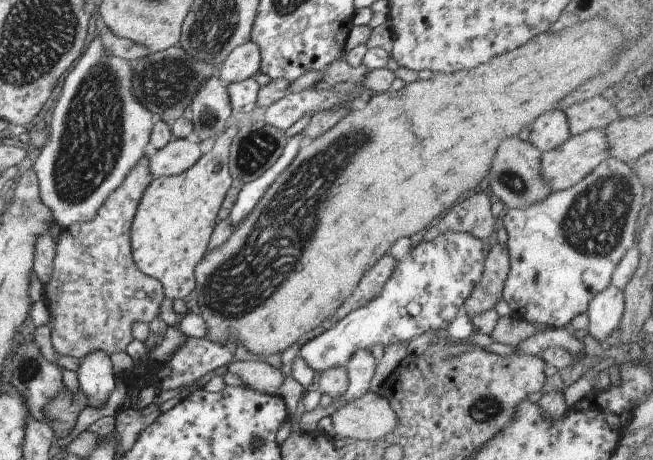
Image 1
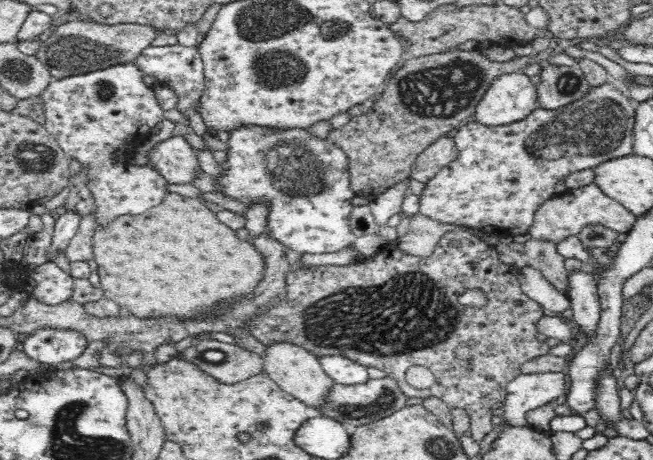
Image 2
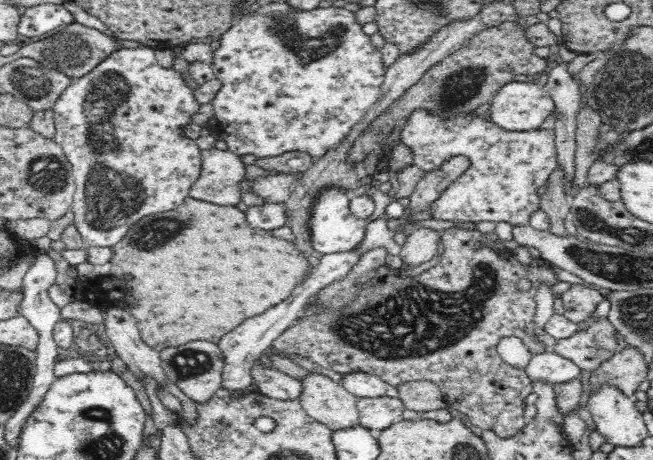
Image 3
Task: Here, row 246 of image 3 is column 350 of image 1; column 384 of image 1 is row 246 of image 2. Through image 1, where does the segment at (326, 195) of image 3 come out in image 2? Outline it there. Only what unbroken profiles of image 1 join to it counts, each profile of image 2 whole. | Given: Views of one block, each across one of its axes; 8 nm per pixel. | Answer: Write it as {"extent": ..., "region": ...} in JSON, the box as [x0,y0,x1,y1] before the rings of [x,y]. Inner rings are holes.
{"extent":[215,126,356,255],"region":[[[240,126],[230,132],[228,152],[221,159],[222,176],[215,178],[224,196],[250,204],[267,204],[266,230],[284,247],[300,255],[339,253],[356,240],[350,229],[353,192],[349,180],[348,156],[327,137],[316,137],[309,130],[265,130],[260,126]]]}

